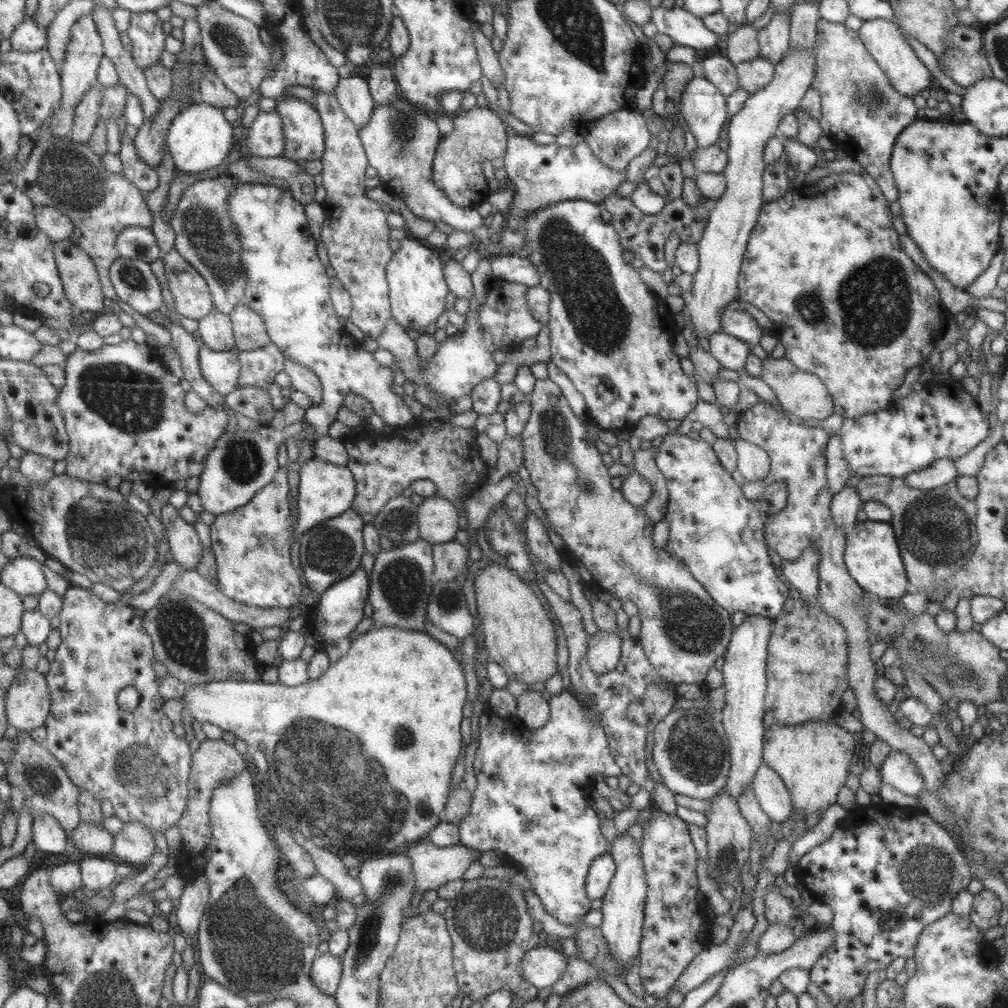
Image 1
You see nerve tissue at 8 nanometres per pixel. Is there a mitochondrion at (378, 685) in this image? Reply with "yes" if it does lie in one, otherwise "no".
no

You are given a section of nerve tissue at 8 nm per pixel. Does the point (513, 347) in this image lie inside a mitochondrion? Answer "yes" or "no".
no

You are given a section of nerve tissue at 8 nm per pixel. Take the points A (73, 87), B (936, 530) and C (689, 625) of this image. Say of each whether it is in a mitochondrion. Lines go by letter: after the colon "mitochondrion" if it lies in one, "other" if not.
A: other
B: mitochondrion
C: mitochondrion

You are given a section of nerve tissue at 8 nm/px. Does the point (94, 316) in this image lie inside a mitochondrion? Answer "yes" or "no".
no

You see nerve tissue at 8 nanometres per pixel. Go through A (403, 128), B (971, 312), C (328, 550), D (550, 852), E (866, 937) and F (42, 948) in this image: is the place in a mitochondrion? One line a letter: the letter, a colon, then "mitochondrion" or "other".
A: mitochondrion
B: other
C: mitochondrion
D: other
E: other
F: other

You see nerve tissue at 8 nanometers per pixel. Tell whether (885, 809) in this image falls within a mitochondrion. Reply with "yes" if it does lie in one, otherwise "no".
no

